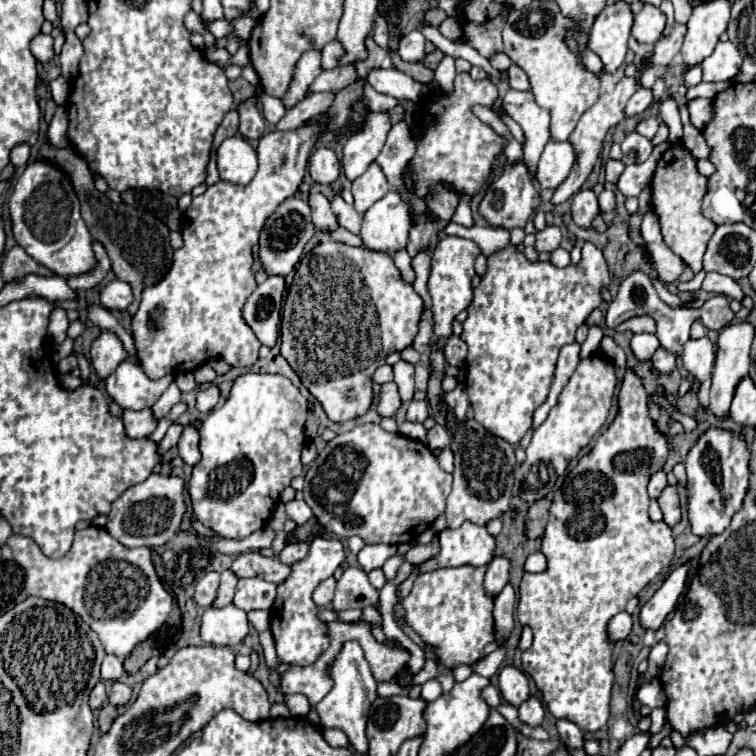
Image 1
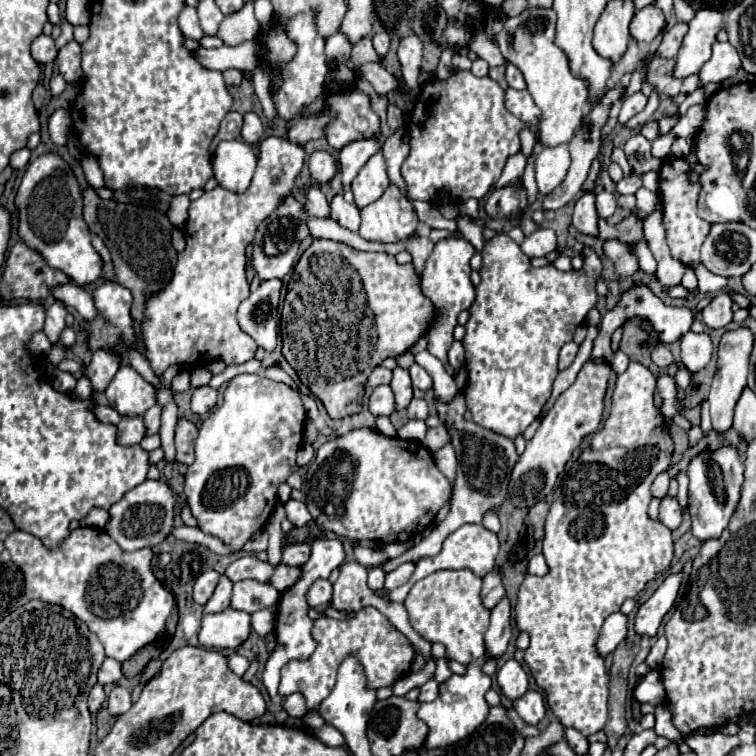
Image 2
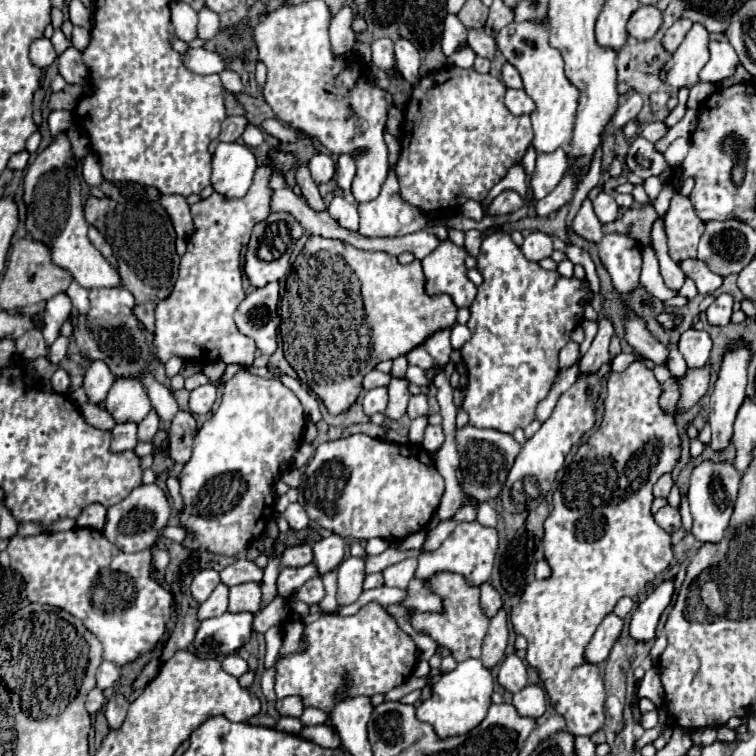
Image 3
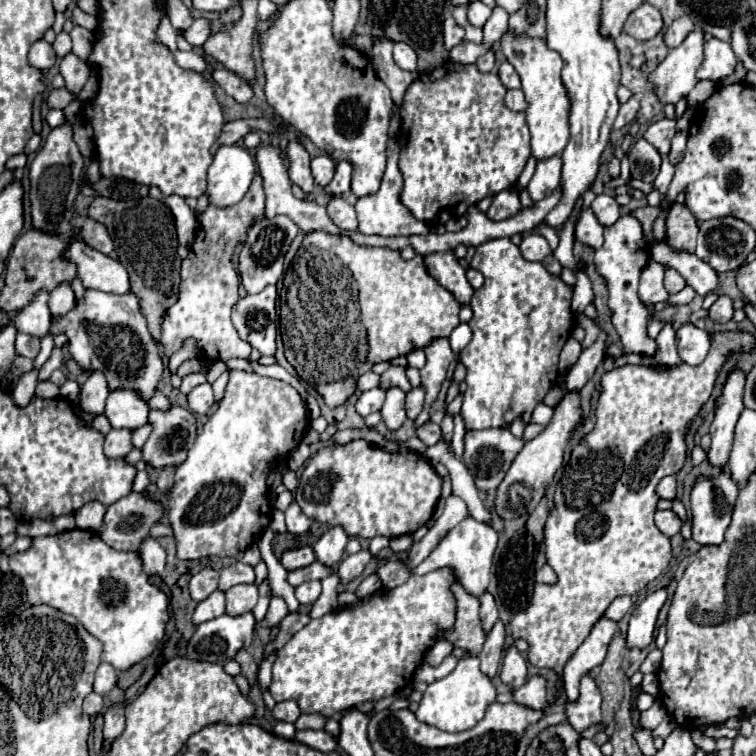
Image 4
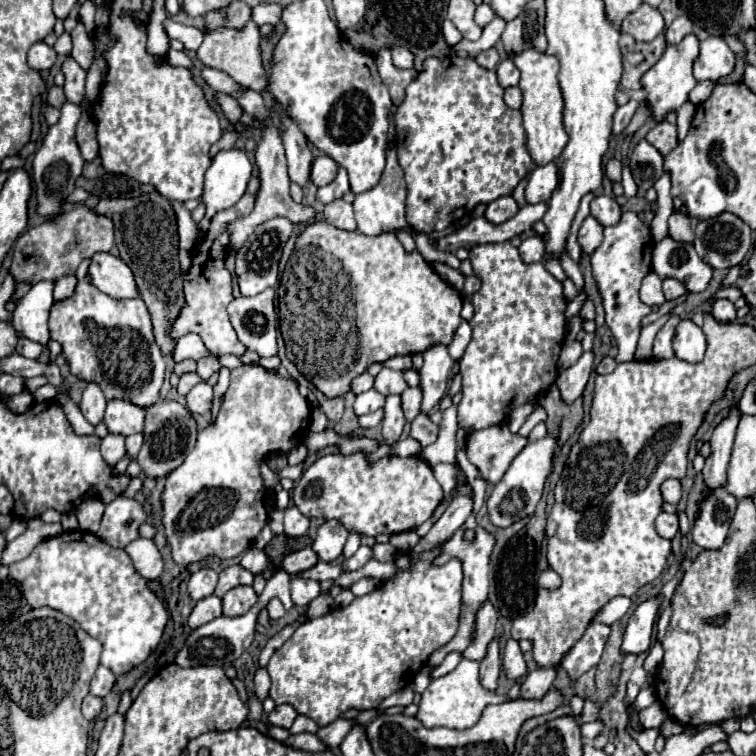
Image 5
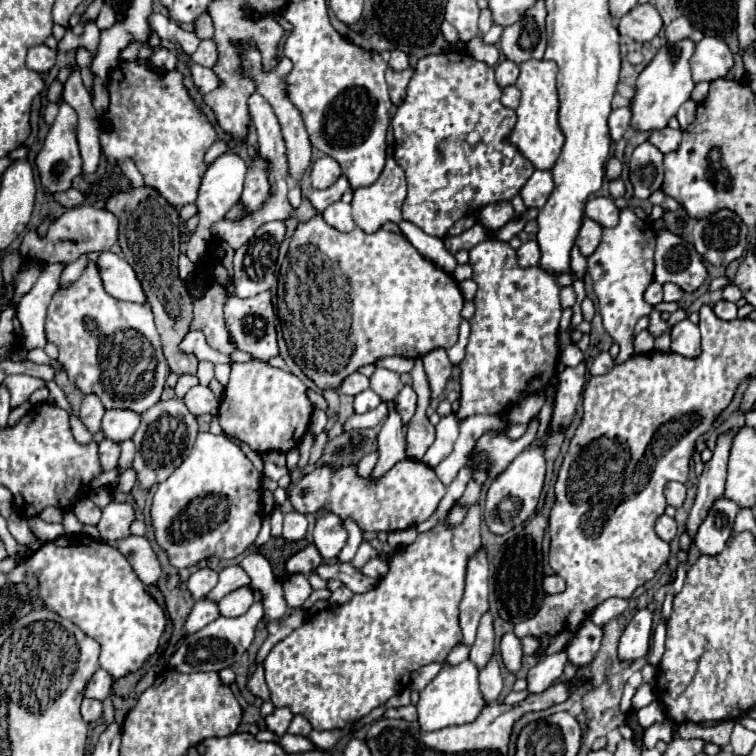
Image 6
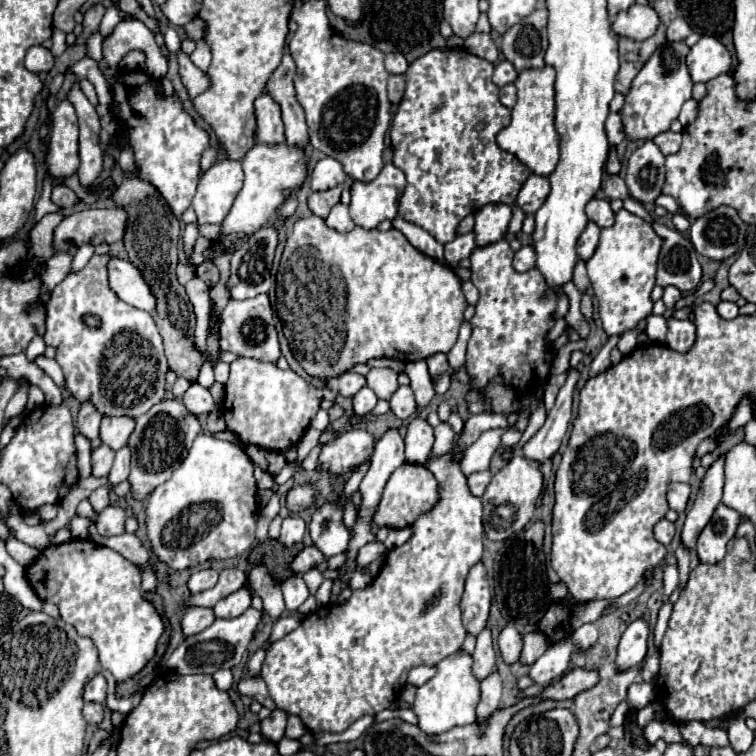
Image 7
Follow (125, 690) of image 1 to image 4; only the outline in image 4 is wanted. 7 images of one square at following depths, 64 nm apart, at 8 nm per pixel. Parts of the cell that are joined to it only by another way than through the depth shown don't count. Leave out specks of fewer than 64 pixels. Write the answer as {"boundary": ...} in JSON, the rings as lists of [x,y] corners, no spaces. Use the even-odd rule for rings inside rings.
{"boundary":[[[112,706],[104,714],[104,744],[102,750],[110,750],[110,744],[124,732],[124,706]]]}

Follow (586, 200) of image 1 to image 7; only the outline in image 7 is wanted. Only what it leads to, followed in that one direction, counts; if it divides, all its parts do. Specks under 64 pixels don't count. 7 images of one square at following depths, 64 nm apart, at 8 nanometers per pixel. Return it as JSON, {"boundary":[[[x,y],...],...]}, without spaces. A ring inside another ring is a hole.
{"boundary":[[[588,222],[586,230],[582,232],[582,236],[580,236],[580,240],[578,240],[578,246],[576,246],[580,260],[588,262],[588,260],[592,258],[596,246],[598,246],[598,238],[600,238],[600,228],[598,228],[596,224]]]}

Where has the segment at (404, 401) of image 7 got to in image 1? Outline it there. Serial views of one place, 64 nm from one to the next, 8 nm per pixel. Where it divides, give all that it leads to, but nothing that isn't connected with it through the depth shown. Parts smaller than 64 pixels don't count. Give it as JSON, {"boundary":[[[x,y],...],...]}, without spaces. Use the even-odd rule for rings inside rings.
{"boundary":[[[412,400],[410,406],[408,406],[406,418],[410,422],[424,422],[428,418],[428,402],[424,402],[424,400]]]}

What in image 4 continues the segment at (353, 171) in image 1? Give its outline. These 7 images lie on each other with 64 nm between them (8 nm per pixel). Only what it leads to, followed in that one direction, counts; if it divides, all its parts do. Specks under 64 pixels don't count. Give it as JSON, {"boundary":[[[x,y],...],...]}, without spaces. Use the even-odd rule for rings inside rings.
{"boundary":[[[338,162],[336,168],[336,176],[332,178],[332,182],[324,188],[324,192],[328,196],[342,196],[344,192],[350,192],[350,164],[348,162]]]}

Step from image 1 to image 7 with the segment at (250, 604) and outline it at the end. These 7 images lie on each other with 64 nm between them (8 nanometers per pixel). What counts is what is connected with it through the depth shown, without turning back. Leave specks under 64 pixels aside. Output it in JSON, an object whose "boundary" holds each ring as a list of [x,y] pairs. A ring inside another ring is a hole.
{"boundary":[[[240,588],[236,590],[234,594],[226,596],[224,600],[220,600],[212,610],[214,610],[214,616],[216,618],[236,618],[240,616],[242,612],[246,612],[250,608],[250,600],[252,600],[252,594],[250,590],[246,588]]]}

